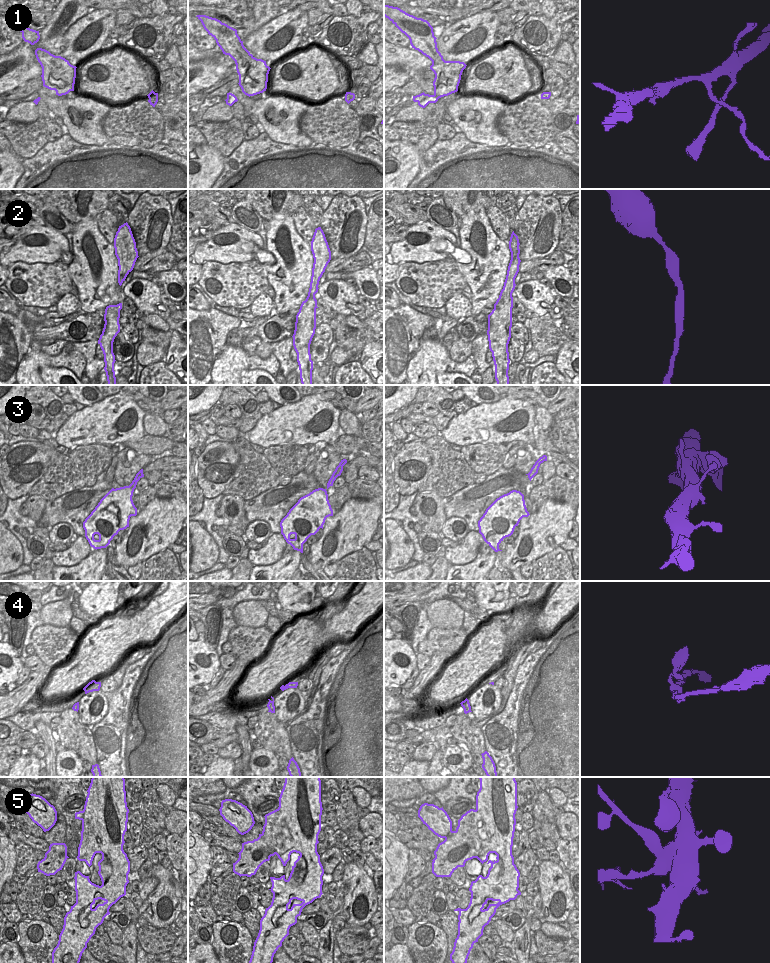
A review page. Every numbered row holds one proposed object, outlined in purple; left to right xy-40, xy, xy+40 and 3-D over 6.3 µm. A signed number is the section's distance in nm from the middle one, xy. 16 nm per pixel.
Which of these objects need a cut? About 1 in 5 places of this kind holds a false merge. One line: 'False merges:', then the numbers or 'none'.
False merges: 5

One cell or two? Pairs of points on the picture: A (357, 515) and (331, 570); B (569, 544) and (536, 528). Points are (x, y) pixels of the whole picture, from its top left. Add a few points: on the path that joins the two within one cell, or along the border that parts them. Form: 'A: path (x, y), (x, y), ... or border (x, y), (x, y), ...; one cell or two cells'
A: border (335, 562), (326, 565), (323, 569); two cells
B: border (567, 537), (559, 545); two cells

